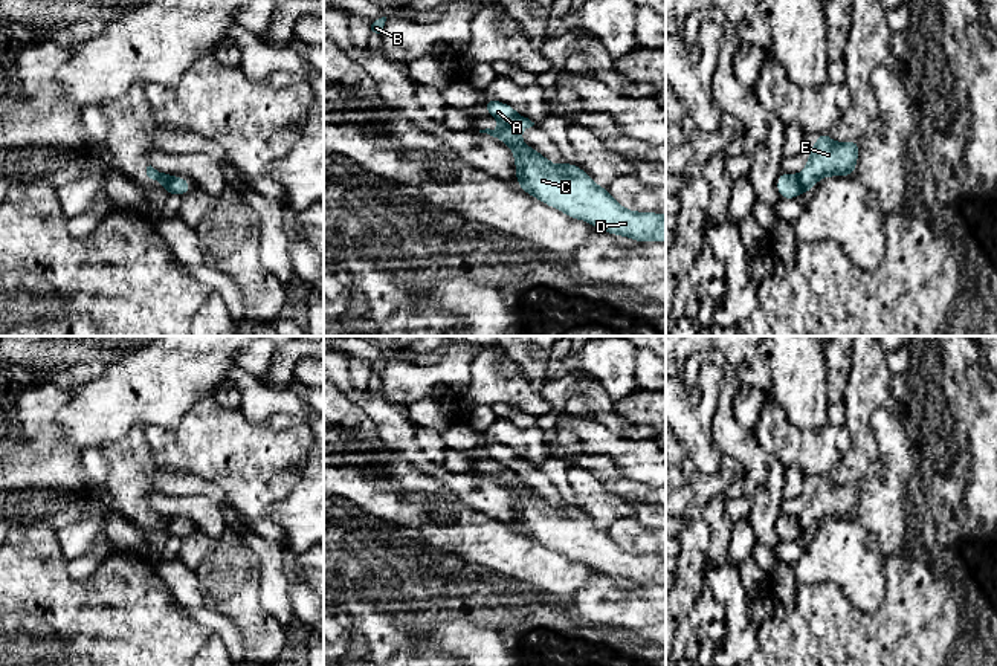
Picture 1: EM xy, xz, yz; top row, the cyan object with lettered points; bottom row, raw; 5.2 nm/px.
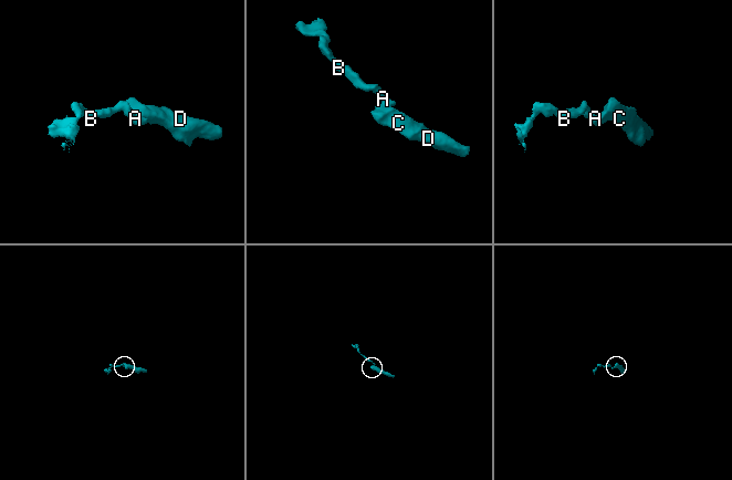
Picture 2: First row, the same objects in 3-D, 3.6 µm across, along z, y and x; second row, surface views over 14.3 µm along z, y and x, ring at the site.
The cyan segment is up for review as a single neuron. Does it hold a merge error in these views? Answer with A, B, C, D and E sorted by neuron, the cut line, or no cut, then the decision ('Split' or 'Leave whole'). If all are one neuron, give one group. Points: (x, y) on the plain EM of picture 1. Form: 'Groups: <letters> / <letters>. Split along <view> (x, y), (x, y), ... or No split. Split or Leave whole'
Groups: A B / C D E. Split along yz (797, 518), (803, 533). Split

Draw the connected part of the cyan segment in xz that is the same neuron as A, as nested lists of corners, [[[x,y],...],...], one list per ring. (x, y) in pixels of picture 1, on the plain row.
[[[487,440],[484,448],[493,461],[501,463],[505,469],[518,475],[534,467],[534,464],[531,464],[528,460],[518,457],[516,452],[508,446]]]

